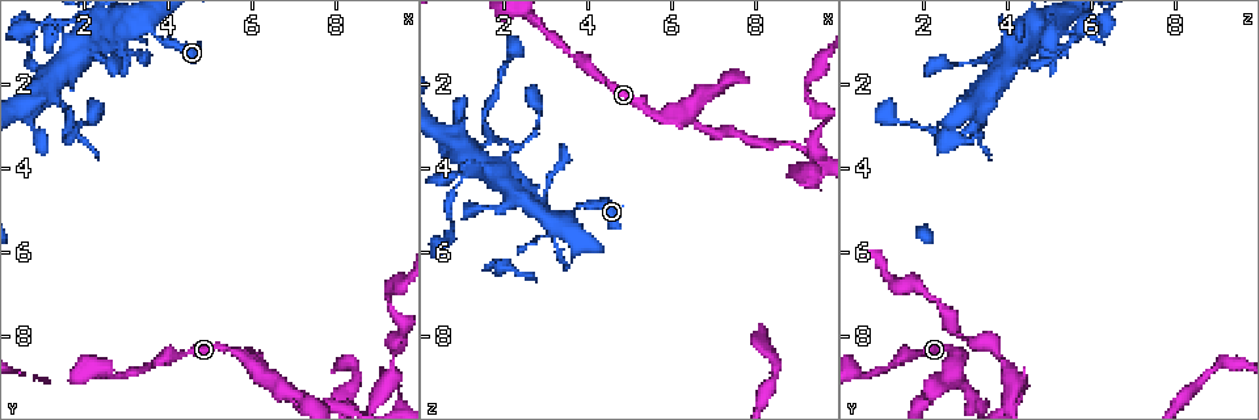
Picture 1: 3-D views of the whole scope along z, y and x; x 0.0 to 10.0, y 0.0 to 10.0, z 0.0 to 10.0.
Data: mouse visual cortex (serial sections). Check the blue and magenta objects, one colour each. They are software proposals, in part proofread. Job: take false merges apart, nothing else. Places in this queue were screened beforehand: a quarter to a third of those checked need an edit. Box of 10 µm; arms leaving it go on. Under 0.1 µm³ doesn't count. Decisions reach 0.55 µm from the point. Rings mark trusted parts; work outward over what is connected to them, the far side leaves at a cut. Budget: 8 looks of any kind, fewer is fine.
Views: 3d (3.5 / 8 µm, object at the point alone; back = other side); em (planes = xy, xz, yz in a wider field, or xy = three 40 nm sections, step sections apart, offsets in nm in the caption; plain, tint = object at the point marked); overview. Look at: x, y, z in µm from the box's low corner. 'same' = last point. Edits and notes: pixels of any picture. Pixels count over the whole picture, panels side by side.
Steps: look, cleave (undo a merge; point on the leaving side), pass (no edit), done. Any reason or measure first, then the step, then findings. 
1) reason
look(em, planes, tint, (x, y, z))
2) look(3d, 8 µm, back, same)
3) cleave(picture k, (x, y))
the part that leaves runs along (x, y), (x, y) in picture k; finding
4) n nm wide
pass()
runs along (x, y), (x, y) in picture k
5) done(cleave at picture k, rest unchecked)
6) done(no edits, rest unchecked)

thin neck
look(3d, 3.5 µm, (6.40, 9.00, 2.75))

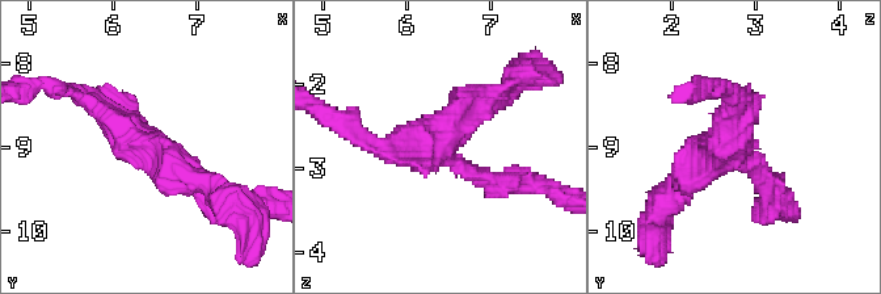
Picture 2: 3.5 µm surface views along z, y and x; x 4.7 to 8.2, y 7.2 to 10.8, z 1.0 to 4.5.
3 arms; arms of 200, 250, 350 nm
look(em, xy, step 3, tint, (6.40, 9.00, 2.75))

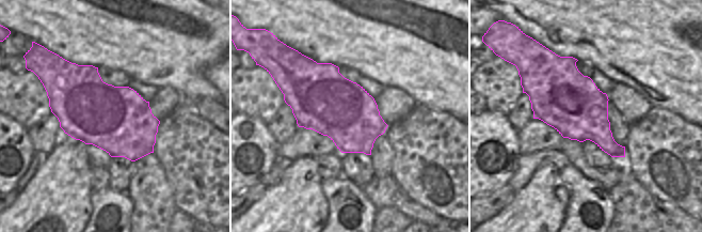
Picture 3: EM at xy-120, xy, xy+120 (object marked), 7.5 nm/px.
cut it another way
look(em, xy, step 5, tint, same)

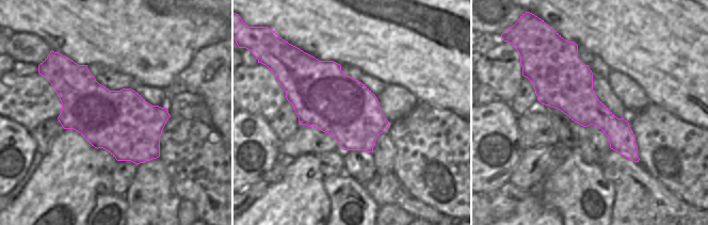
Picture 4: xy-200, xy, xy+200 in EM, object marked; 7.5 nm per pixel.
pass()
all the same cell

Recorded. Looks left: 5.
three-way junction
look(3d, 3.5 µm, (9.35, 9.20, 4.15))

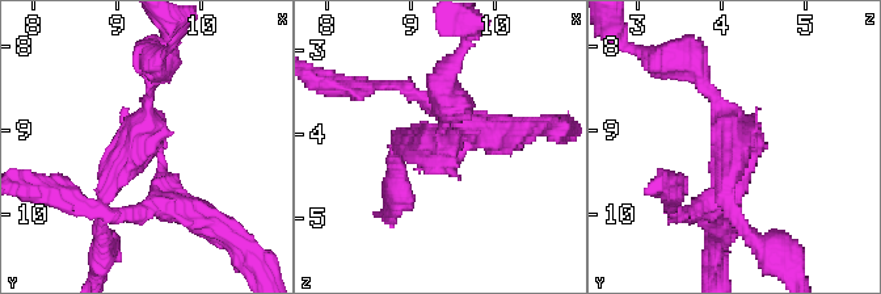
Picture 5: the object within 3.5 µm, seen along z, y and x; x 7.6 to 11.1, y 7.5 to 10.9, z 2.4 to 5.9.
look(em, planes, tint, (9.35, 9.10, 4.25))

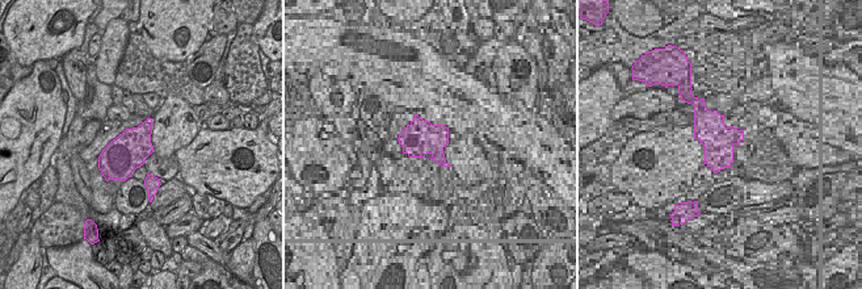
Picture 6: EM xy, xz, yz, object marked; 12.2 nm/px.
460 nm wide
cleave(picture 5, (125, 151))
the part that leaves runs along (154, 150), (150, 57) in picture 5; a second cell is stuck on

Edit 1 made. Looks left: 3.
done(cleave at picture 5, rest unchecked)

